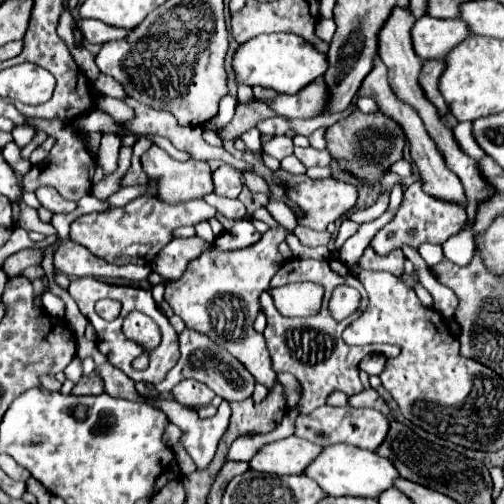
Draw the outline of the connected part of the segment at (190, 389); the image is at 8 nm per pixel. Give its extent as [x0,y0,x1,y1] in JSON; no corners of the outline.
[172,379,214,409]

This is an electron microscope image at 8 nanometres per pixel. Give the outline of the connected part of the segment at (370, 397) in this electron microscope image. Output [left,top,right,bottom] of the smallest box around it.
[348,389,388,415]

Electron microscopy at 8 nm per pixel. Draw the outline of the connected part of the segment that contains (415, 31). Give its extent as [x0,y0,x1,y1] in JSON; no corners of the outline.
[412,17,468,59]

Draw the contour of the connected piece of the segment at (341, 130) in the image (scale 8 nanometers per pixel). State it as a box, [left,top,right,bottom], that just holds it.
[328,109,406,181]

